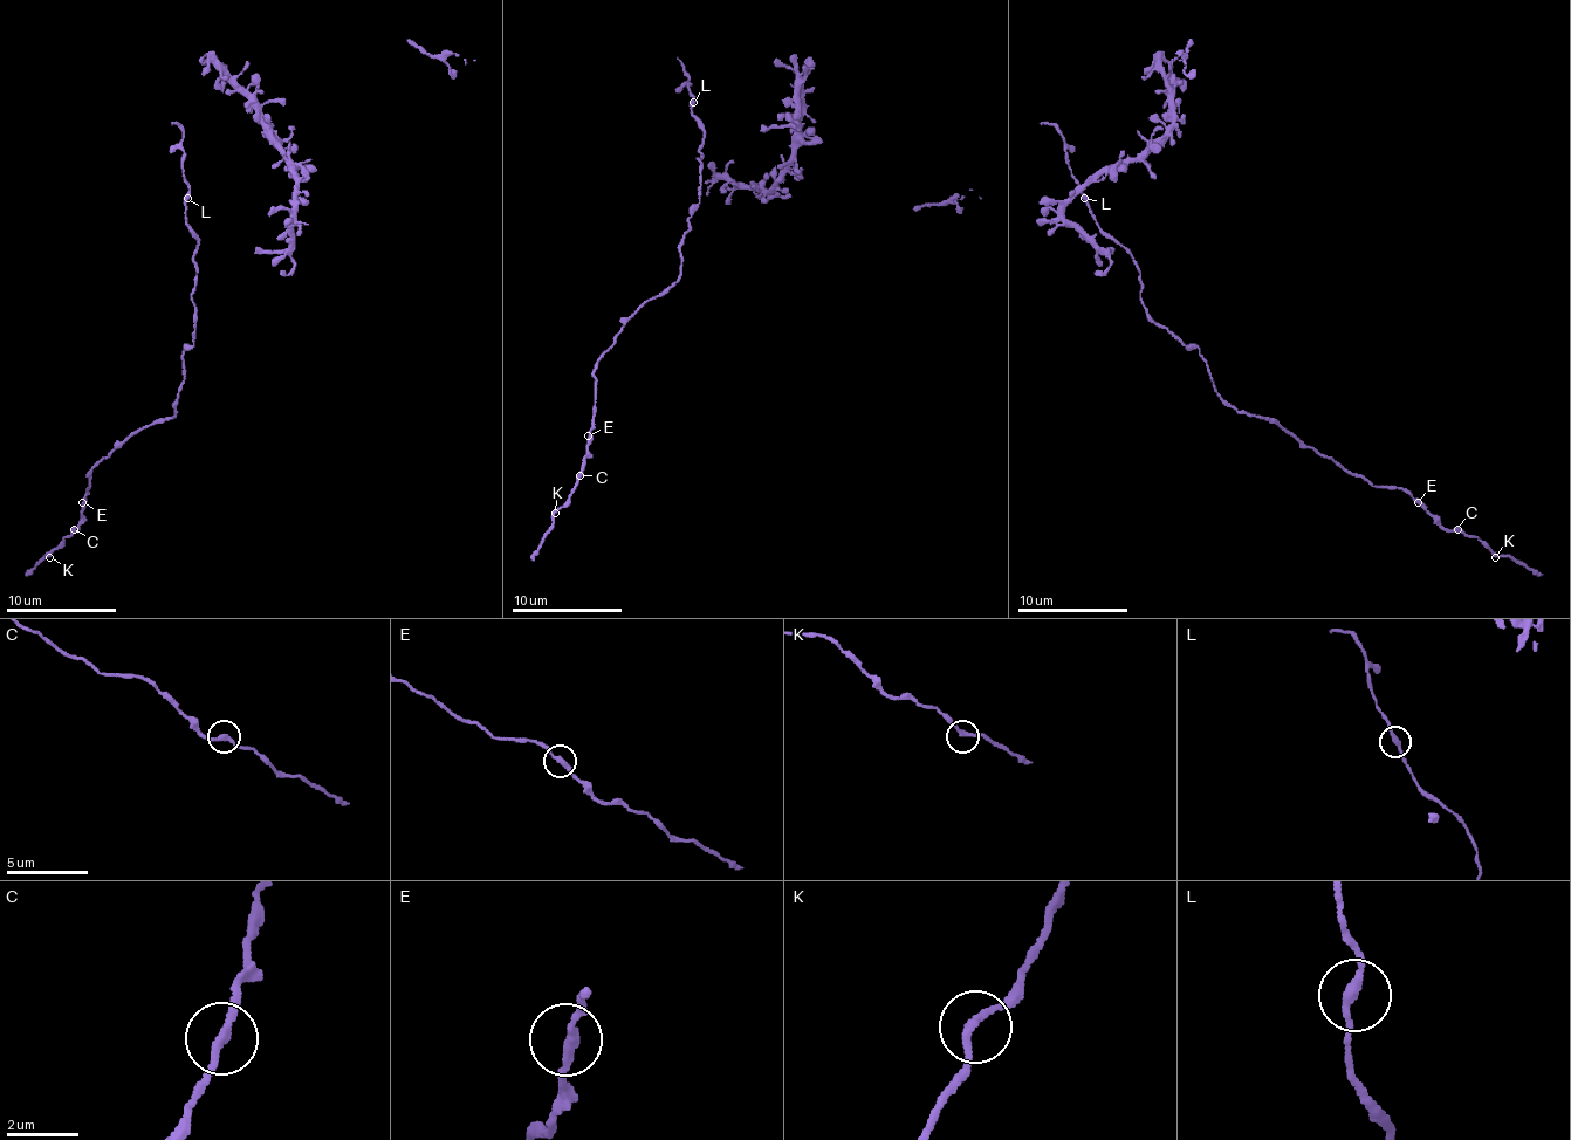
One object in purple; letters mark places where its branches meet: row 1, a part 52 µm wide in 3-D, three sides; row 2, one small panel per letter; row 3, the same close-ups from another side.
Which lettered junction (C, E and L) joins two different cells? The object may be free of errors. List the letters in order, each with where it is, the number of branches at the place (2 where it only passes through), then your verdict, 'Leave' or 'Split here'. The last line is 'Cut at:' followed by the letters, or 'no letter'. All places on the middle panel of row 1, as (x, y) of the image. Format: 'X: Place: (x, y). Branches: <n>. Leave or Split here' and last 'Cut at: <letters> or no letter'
C: Place: (580, 475). Branches: 2. Leave
E: Place: (588, 435). Branches: 2. Leave
L: Place: (693, 102). Branches: 2. Leave
Cut at: no letter

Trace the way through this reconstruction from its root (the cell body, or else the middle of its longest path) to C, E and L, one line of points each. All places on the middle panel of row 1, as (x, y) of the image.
C: (701, 157), (699, 201), (679, 246), (681, 273), (638, 309), (596, 364), (594, 427), (580, 474)
E: (701, 157), (699, 201), (679, 246), (681, 273), (638, 309), (596, 364), (594, 427), (588, 435)
L: (701, 157), (699, 146), (704, 126), (691, 112), (693, 102)

